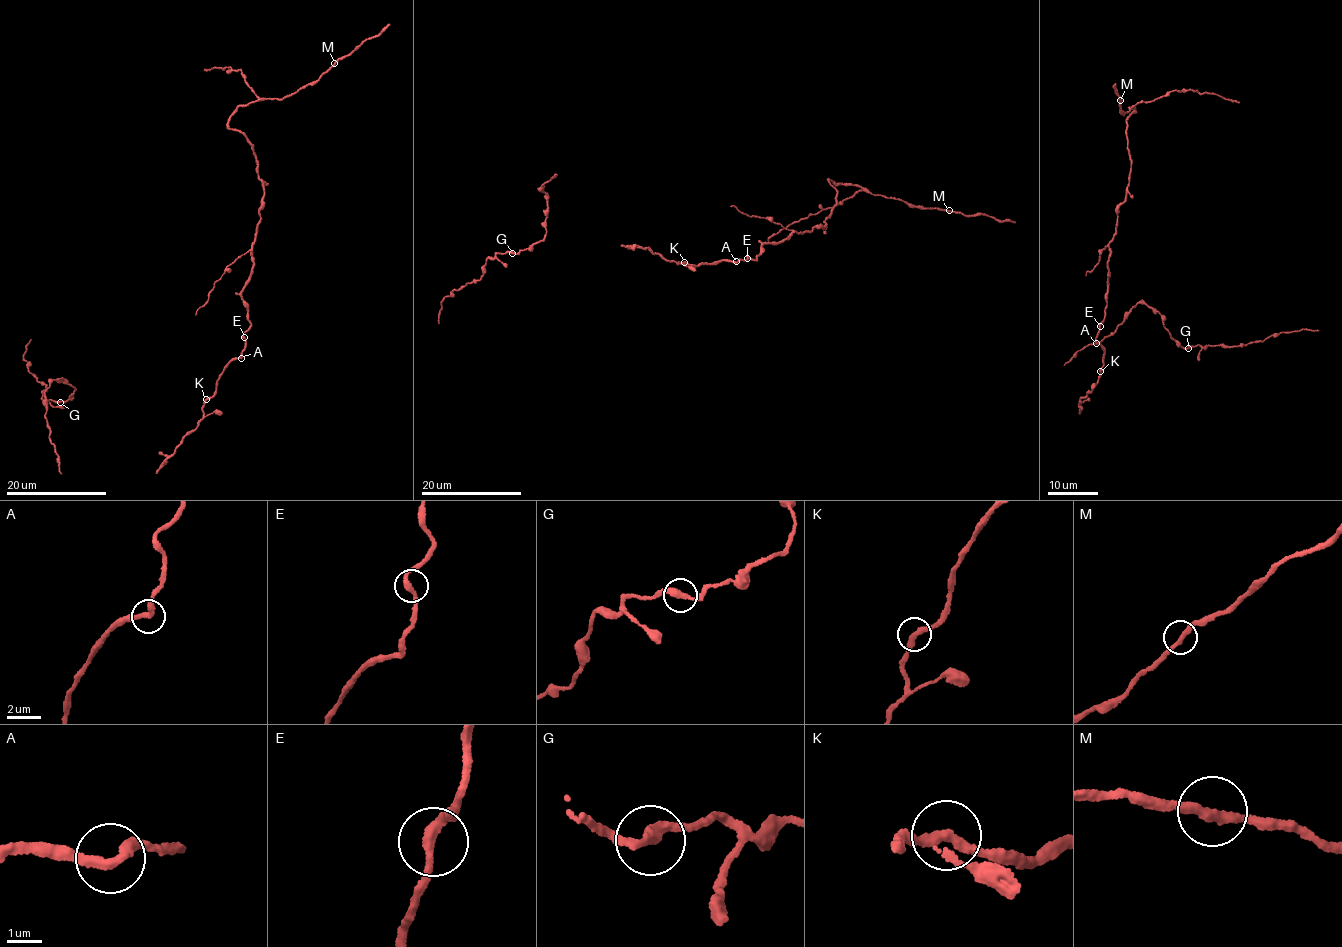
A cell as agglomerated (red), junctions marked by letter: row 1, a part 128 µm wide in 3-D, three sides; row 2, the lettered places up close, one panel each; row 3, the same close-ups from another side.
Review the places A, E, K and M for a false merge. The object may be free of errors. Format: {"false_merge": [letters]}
{"false_merge": ["K"]}

